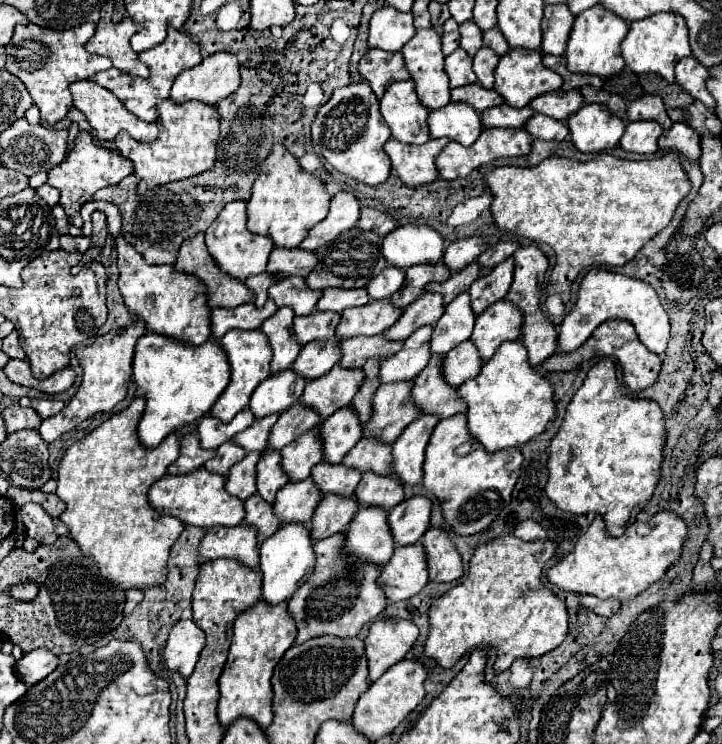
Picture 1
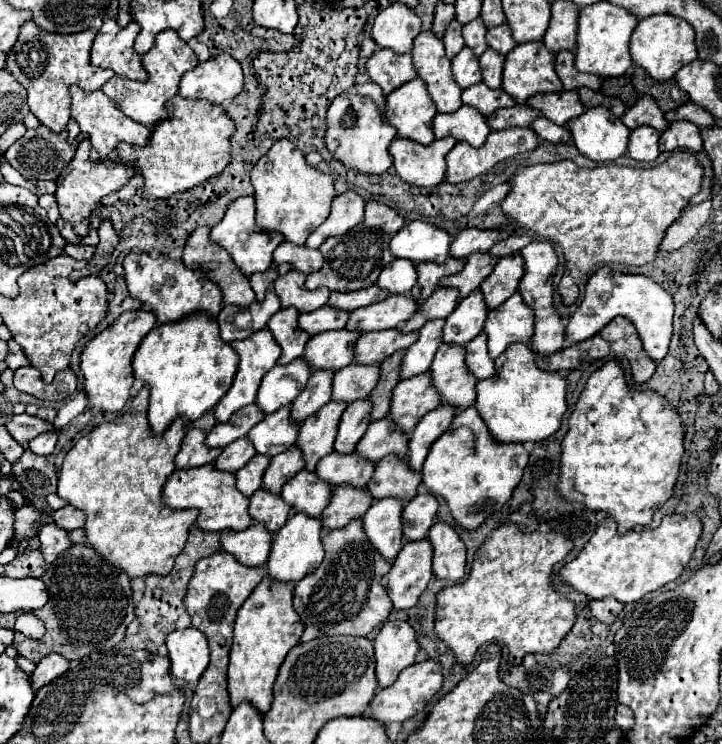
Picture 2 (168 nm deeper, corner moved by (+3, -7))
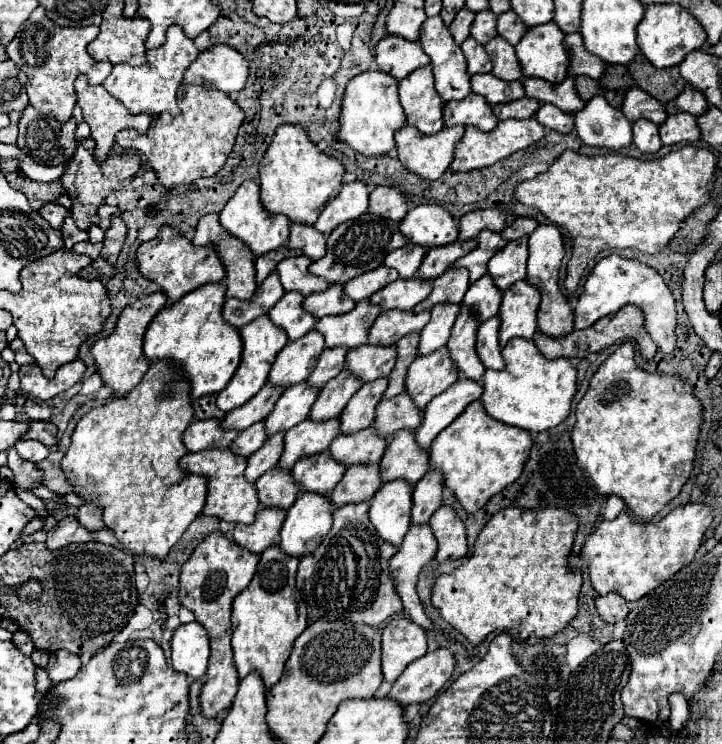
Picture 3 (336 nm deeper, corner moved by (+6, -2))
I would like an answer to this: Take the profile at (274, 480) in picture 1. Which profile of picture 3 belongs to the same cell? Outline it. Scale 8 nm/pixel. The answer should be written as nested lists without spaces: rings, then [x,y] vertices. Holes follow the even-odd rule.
[[[339,418],[315,422],[303,420],[285,434],[285,450],[279,460],[283,470],[291,470],[299,458],[313,456],[329,448],[329,444],[339,436]]]

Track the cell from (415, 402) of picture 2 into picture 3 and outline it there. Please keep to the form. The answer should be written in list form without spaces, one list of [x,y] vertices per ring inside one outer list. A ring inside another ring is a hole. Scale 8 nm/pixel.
[[[447,346],[427,356],[417,356],[407,372],[407,394],[413,398],[417,408],[425,408],[437,394],[445,392],[457,382],[459,370],[453,364]]]

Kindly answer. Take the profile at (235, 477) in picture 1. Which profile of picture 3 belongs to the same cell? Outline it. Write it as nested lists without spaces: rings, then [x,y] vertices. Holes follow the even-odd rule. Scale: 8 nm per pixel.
[[[281,432],[269,436],[267,442],[247,458],[245,478],[249,482],[255,482],[267,470],[271,470],[271,468],[275,468],[279,464],[279,458],[281,458],[281,452],[283,452],[283,436],[285,434],[281,434]]]

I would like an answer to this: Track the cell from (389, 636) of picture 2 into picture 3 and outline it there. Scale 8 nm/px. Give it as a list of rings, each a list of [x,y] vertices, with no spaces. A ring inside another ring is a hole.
[[[395,616],[383,628],[383,676],[395,682],[403,670],[427,654],[425,630],[405,616]]]

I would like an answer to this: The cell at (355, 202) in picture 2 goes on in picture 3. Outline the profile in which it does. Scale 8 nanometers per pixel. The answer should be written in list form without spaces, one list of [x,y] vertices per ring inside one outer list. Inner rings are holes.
[[[355,180],[355,182],[343,184],[341,194],[325,206],[325,210],[321,212],[321,216],[313,226],[317,226],[317,230],[323,234],[331,234],[341,222],[355,220],[367,208],[369,208],[369,190],[365,182]]]

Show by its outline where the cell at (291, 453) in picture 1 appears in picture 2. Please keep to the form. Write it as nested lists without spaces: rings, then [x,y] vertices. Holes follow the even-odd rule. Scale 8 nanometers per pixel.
[[[330,401],[316,415],[308,417],[308,421],[300,427],[296,447],[302,451],[302,457],[306,461],[306,467],[304,467],[306,471],[314,471],[316,463],[334,451],[332,445],[334,445],[334,439],[338,433],[338,421],[344,409],[346,405]]]

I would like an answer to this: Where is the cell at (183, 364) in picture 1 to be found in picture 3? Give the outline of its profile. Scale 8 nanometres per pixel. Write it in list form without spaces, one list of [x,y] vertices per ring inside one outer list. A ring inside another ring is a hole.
[[[213,282],[199,286],[197,290],[185,294],[181,300],[165,306],[155,320],[151,320],[145,334],[145,356],[149,360],[173,360],[175,366],[183,370],[187,380],[191,380],[191,396],[201,398],[205,394],[217,394],[239,366],[241,360],[241,334],[239,328],[233,328],[223,320],[225,304],[225,282]]]

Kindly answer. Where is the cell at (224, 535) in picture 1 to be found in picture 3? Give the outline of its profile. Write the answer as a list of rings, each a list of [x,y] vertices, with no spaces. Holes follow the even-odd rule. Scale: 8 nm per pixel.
[[[261,508],[253,524],[237,524],[233,538],[247,550],[261,554],[265,548],[279,540],[279,530],[285,520],[285,510],[281,508]]]

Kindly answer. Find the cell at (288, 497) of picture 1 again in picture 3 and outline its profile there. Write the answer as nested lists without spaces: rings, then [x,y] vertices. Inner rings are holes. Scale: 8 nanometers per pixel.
[[[317,452],[317,456],[305,456],[297,460],[291,470],[297,484],[307,492],[329,494],[345,474],[345,466],[333,460],[331,452]]]

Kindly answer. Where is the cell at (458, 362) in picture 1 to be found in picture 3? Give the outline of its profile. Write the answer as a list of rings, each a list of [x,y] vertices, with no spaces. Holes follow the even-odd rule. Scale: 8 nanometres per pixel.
[[[493,316],[485,320],[477,332],[477,354],[485,364],[485,368],[491,370],[505,368],[505,360],[501,358],[501,346],[499,346],[499,324],[501,324],[499,316]]]

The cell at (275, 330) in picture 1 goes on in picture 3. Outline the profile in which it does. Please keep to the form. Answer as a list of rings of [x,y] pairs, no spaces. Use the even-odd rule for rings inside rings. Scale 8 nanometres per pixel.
[[[287,292],[271,310],[269,318],[273,324],[281,326],[289,340],[299,340],[299,336],[305,336],[305,332],[313,330],[315,326],[315,316],[303,310],[303,298],[297,292]]]

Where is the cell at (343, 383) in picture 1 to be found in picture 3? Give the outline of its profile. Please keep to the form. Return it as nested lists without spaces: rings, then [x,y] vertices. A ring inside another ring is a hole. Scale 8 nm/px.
[[[363,344],[359,348],[353,348],[347,354],[345,368],[359,376],[363,382],[377,380],[381,376],[389,376],[393,370],[393,364],[397,360],[397,346],[373,346]]]

